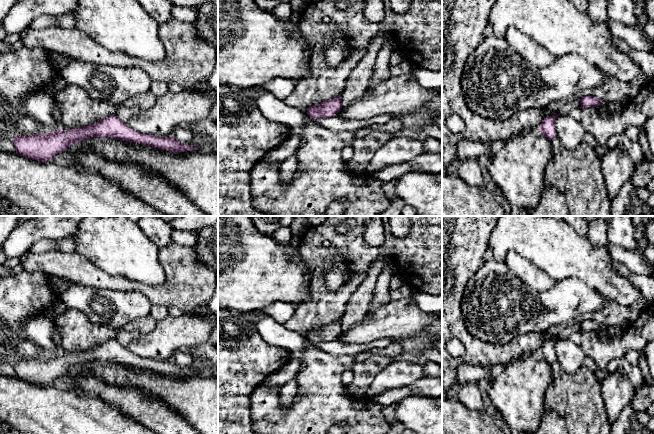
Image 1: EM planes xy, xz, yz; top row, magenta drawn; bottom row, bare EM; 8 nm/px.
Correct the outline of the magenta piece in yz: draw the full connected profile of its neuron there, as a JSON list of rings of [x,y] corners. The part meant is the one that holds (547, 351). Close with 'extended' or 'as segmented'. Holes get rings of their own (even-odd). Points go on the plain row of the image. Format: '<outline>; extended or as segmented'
[[[560,337],[556,338],[555,340],[544,342],[539,351],[539,355],[549,364],[552,364],[556,361],[555,345],[559,339]]]; as segmented

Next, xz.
[[[337,320],[320,328],[310,330],[306,337],[310,342],[319,344],[336,340],[341,332],[341,320]]]; as segmented

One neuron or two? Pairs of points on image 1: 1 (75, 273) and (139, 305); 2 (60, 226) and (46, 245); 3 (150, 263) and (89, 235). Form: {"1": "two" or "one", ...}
{"1": "two", "2": "two", "3": "one"}

